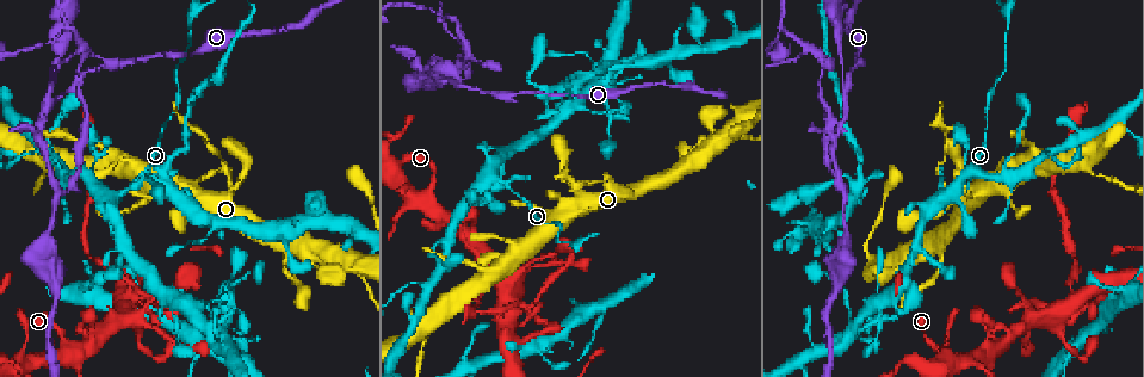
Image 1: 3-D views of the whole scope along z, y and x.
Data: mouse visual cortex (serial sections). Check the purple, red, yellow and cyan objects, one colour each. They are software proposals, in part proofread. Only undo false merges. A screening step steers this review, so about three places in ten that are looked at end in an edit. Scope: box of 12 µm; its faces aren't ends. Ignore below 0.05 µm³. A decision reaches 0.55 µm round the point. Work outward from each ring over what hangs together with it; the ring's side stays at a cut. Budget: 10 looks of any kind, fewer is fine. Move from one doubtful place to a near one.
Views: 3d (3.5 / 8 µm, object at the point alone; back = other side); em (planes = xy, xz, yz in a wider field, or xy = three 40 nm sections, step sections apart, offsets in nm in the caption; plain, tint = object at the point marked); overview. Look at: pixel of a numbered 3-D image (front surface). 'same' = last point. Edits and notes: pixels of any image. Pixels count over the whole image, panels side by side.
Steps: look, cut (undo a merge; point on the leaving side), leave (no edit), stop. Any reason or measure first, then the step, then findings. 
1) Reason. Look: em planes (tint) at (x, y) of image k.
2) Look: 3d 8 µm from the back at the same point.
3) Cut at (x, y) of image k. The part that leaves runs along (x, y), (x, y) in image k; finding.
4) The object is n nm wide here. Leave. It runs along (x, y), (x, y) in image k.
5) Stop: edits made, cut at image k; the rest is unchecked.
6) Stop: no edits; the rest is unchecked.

A narrow waist. Look: 3d 3.5 µm at (601, 180) of image 1.

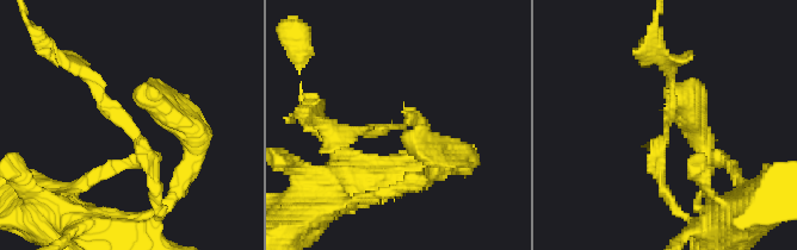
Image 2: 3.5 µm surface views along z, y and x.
Look: em xy step 3 (tint) at (127, 130) of image 2.

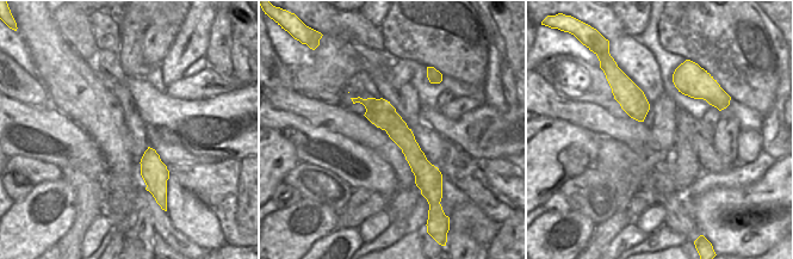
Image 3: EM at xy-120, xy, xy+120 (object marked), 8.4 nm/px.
The object is 220 nm wide here. Cut at (99, 88) of image 2. The part that leaves runs along (118, 120), (104, 91), (37, 36) in image 2; two cells meet here.

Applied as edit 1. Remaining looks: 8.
Four arms meet. Look: 3d 8 µm at (130, 292) of image 1.

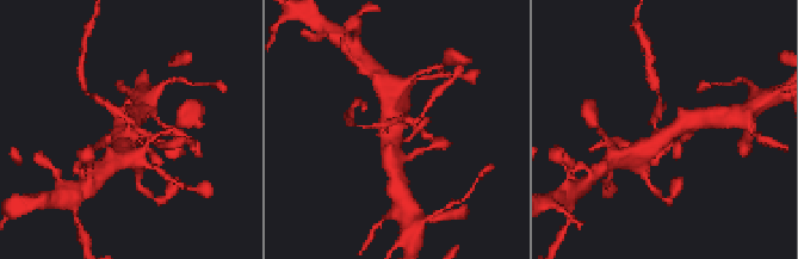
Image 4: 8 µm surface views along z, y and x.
Look: 3d 3.5 µm at (655, 131) of image 4.

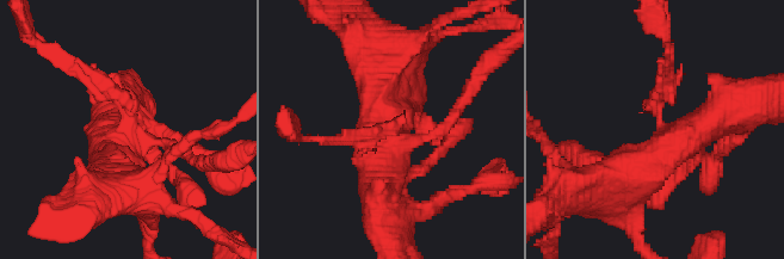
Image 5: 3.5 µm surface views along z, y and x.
Cut at (81, 73) of image 5. A second cell is stuck on.

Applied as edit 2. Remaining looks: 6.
Redraw. Look: overview.

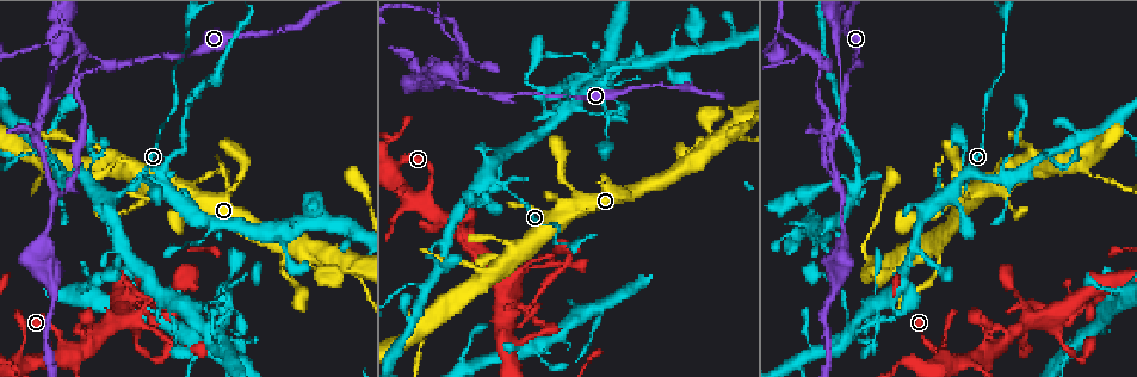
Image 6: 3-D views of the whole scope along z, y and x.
Look: 3d 3.5 µm at (1086, 166) of image 6.

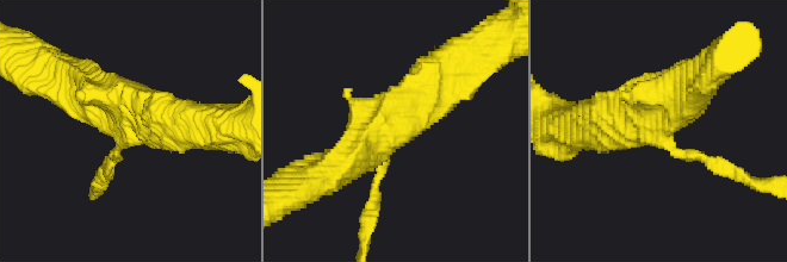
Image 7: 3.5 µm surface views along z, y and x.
Look: em xy step 3 (tint) at (125, 131) of image 7.

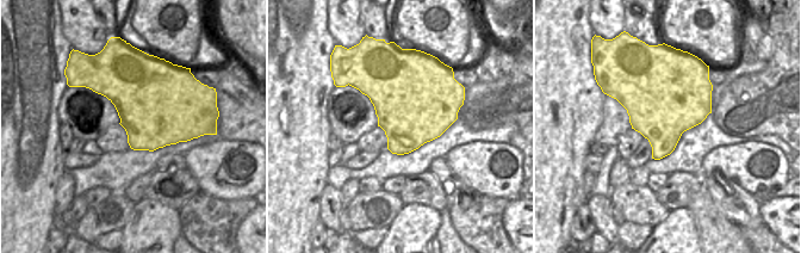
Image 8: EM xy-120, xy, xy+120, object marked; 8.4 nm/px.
Leave. It runs along (468, 60), (346, 163) in image 7; one cell here.

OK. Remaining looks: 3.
Branch point. Look: 3d 8 µm at (936, 202) of image 6.

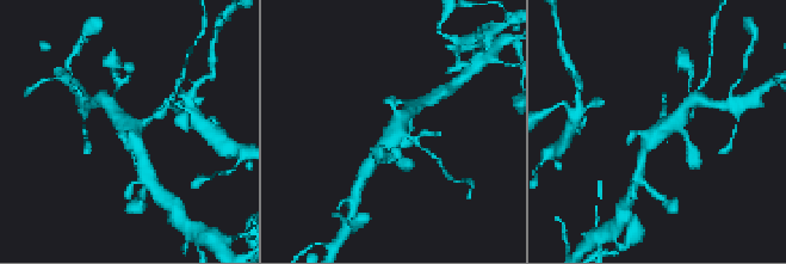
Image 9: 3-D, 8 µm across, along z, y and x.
Look: em xy step 2 (tint) at (663, 129) of image 9.

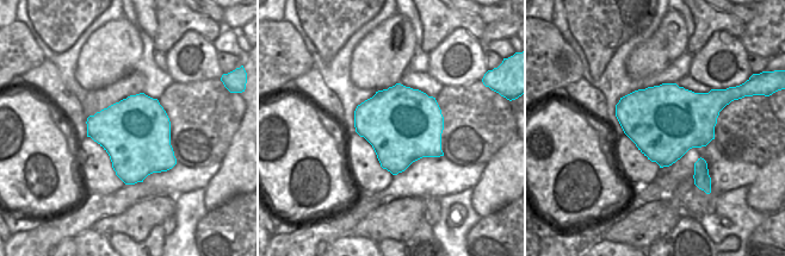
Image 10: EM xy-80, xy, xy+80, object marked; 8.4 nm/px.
Cut at (123, 123) of image 9. The part that leaves runs along (141, 123), (130, 135), (143, 159) in image 9; a second cell is stuck on.

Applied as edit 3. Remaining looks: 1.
Stop: edits made, cut at image 2, cut at image 5, cut at image 9; the rest is unchecked.

